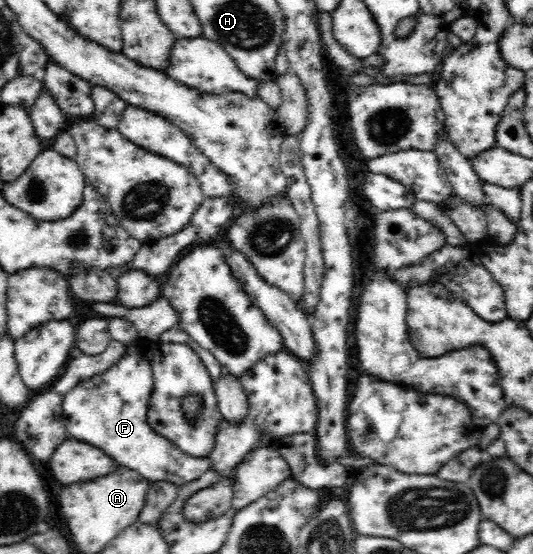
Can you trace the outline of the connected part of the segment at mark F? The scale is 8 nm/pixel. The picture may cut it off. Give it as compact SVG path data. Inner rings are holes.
M141 342L127 347L126 352L106 372L94 375L76 385L63 396L62 422L70 438L78 438L96 448L102 448L118 464L140 472L148 480L174 483L178 486L200 478L211 468L208 457L184 454L178 446L154 432L146 422L153 391L151 364L155 346Z

